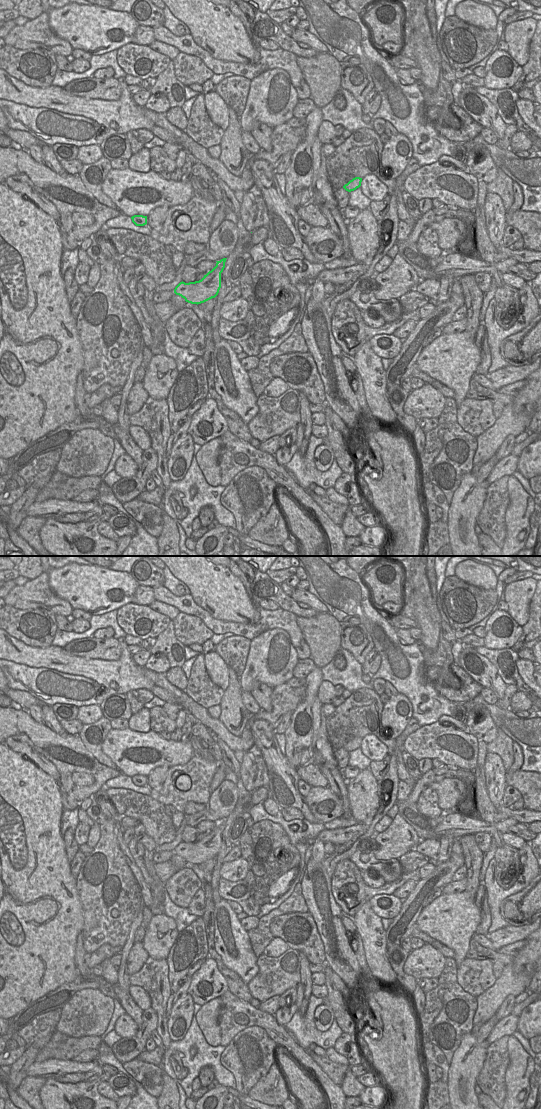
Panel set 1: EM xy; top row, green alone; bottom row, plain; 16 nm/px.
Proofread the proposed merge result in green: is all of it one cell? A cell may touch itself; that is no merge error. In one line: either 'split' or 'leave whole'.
leave whole

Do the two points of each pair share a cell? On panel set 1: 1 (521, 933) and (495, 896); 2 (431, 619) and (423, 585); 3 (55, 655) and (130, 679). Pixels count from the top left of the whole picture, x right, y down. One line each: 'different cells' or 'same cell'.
1: different cells
2: same cell
3: same cell

